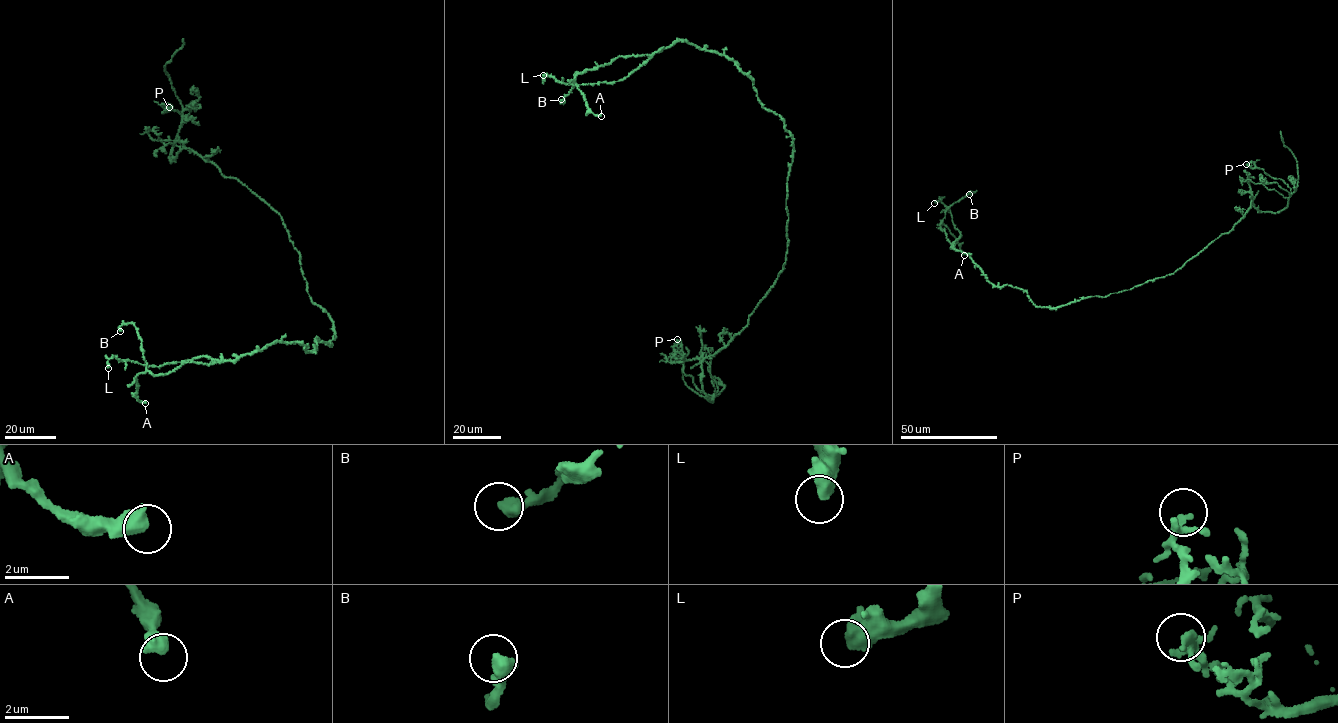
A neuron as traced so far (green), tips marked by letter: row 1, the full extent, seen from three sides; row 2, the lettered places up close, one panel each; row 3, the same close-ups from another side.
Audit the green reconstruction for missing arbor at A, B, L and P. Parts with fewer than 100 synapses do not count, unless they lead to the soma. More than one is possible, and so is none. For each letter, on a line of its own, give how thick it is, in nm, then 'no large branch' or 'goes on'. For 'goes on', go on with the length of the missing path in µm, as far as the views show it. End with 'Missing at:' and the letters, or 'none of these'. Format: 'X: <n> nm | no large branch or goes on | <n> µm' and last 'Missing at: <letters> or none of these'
A: 550 nm | no large branch
B: 420 nm | no large branch
L: 600 nm | no large branch
P: 170 nm | no large branch
Missing at: none of these

